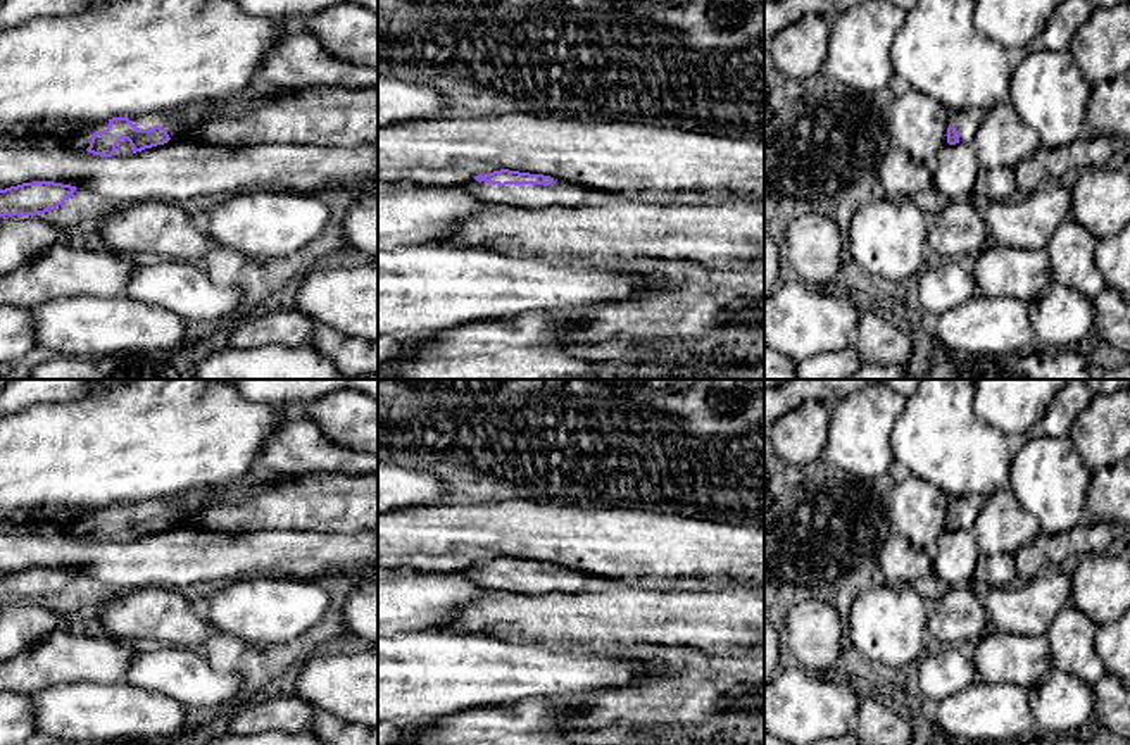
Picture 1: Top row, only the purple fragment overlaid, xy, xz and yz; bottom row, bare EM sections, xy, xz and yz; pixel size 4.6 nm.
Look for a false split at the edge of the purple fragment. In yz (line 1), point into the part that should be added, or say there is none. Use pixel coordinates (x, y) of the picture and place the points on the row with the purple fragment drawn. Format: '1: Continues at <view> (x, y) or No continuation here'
1: Continues at yz (966, 123)

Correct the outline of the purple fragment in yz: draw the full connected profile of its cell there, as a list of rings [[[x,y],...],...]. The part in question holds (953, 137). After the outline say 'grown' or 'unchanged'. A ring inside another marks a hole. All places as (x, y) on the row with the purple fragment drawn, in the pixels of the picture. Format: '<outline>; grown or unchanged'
[[[978,109],[951,112],[947,128],[947,143],[949,145],[971,143],[983,116],[985,112]]]; grown

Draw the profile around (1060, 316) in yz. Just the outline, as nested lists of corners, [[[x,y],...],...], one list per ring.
[[[1051,281],[1028,304],[1035,343],[1040,348],[1085,347],[1092,340],[1094,298]]]

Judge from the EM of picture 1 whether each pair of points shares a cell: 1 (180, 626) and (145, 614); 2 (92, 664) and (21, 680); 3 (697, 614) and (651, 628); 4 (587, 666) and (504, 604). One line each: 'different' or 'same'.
1: same
2: same
3: same
4: different

